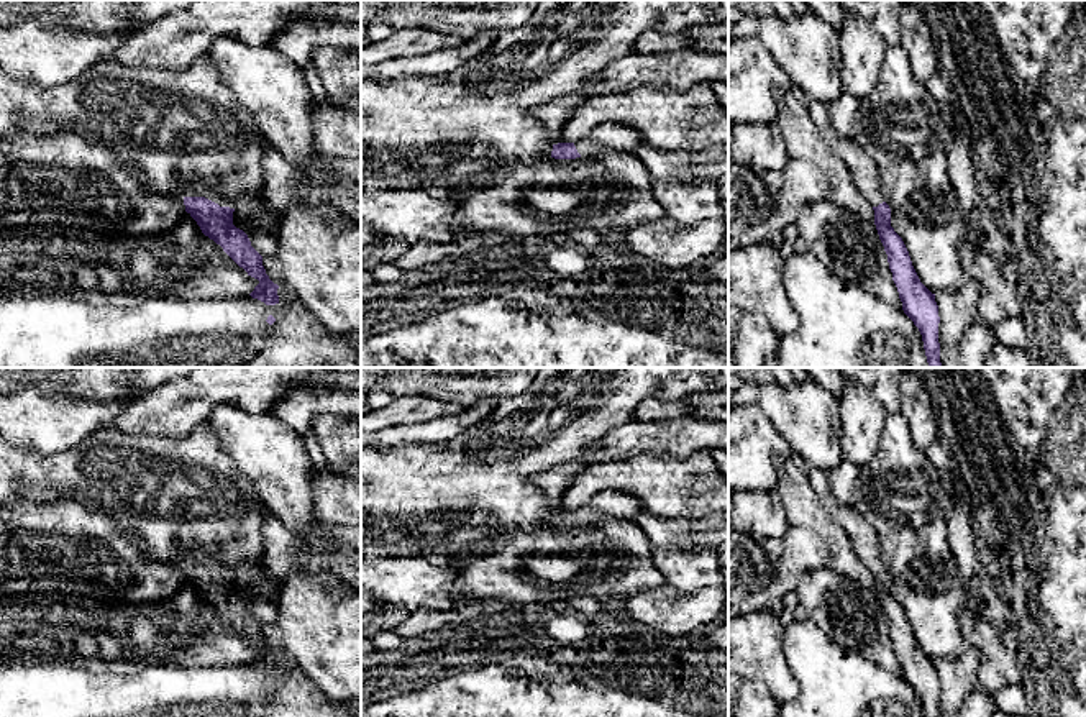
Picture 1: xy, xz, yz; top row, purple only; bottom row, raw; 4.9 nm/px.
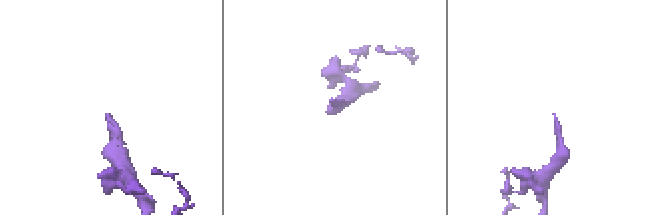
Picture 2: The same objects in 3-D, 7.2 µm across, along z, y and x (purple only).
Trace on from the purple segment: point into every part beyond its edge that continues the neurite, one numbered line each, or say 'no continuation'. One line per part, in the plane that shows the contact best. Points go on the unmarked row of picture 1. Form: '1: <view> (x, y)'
1: xy (199, 555)

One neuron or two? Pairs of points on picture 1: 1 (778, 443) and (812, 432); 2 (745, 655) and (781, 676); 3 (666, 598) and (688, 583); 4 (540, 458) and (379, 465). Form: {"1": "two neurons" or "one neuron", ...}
{"1": "two neurons", "2": "one neuron", "3": "two neurons", "4": "one neuron"}

